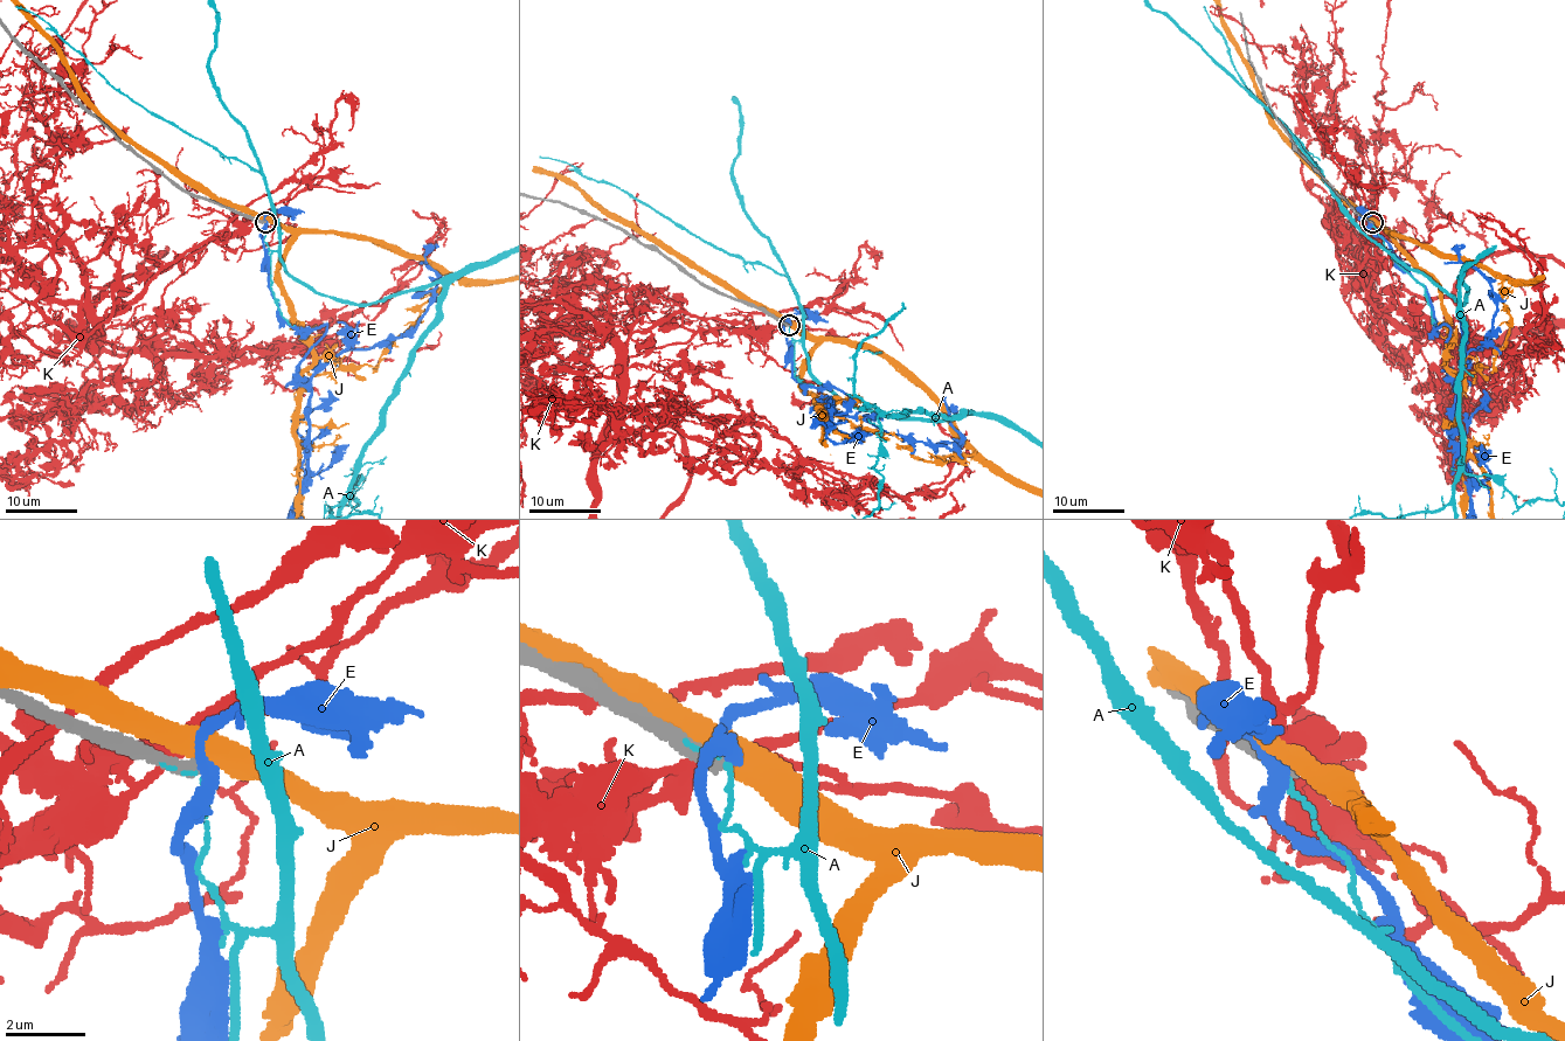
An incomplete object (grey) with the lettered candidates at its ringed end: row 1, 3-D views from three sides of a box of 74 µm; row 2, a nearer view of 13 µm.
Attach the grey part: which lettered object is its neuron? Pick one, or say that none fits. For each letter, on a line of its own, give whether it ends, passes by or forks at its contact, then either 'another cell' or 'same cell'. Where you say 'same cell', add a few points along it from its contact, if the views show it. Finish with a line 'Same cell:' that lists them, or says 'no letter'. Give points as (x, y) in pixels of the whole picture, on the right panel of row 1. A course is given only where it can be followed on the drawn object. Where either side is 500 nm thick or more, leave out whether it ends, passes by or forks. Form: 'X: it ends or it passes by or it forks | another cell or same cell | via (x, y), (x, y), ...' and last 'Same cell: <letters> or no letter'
A: it ends | another cell
E: it passes by | another cell
J: another cell
K: it forks | another cell
Same cell: no letter

